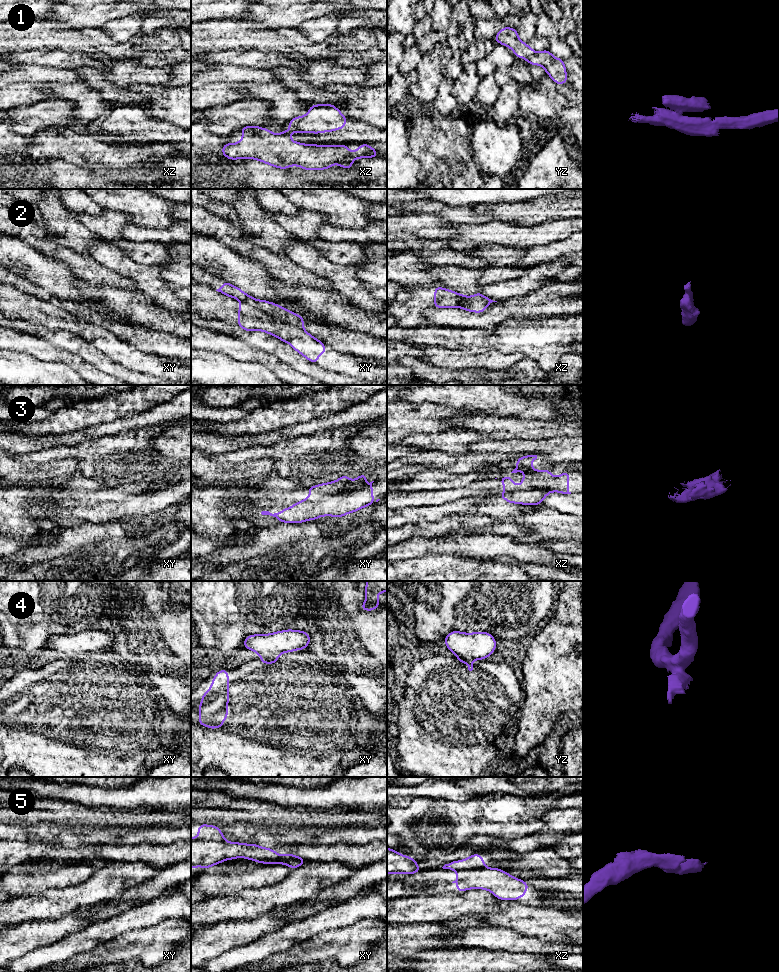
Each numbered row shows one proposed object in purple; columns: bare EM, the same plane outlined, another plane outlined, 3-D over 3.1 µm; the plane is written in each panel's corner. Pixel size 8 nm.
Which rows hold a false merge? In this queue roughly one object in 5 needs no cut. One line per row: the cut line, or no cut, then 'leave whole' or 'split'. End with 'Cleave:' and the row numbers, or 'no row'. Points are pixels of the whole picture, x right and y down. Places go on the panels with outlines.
1: yz (534, 52), (527, 61) | split
2: xy (243, 301), (264, 312), (274, 314), (282, 321), (302, 329) | split
3: xz (506, 490), (549, 489), (552, 491) | split
4: xy (275, 657), (261, 659) | split
5: xz (485, 867), (455, 870) | split
Cleave: 1, 2, 3, 4, 5

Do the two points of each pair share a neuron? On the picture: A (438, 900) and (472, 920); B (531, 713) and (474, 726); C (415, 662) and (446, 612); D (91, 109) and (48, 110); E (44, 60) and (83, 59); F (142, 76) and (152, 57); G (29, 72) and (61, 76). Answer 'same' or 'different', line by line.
A: different
B: different
C: different
D: different
E: same
F: different
G: same

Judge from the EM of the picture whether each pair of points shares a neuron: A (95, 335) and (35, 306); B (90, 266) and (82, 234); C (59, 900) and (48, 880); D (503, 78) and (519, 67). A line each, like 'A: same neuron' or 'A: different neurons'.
A: same neuron
B: different neurons
C: different neurons
D: same neuron

